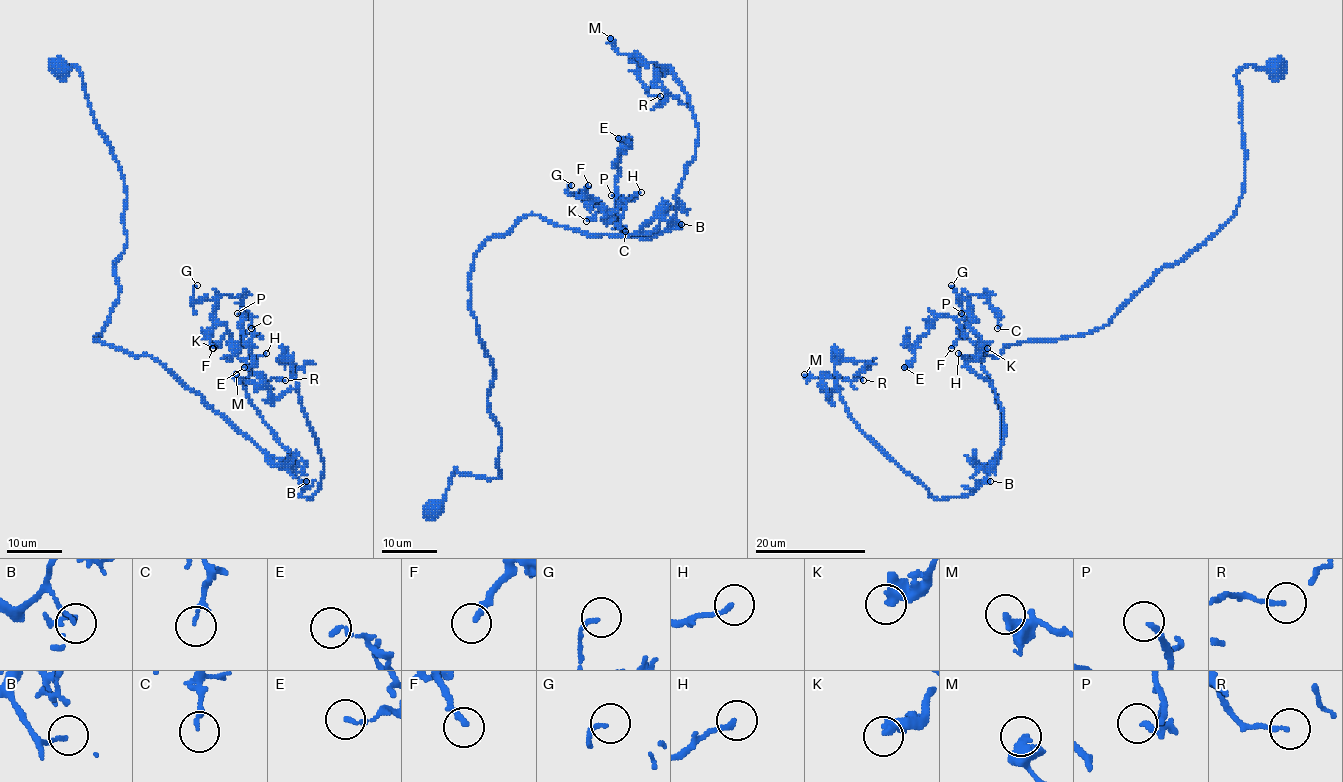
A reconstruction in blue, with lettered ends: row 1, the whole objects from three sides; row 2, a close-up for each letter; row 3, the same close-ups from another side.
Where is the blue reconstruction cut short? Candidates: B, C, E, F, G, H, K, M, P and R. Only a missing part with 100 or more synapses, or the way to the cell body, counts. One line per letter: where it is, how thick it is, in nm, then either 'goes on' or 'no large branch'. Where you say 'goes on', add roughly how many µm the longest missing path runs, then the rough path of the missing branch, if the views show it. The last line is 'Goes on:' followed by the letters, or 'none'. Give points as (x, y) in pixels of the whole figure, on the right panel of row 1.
B: at (990, 481); 130 nm thick; no large branch
C: at (997, 328); 160 nm thick; no large branch
E: at (904, 367); 180 nm thick; no large branch
F: at (951, 348); 200 nm thick; no large branch
G: at (951, 285); 140 nm thick; no large branch
H: at (958, 353); 180 nm thick; no large branch
K: at (987, 348); 300 nm thick; no large branch
M: at (804, 374); 280 nm thick; no large branch
P: at (961, 313); 180 nm thick; no large branch
R: at (863, 380); 160 nm thick; no large branch
Goes on: none

